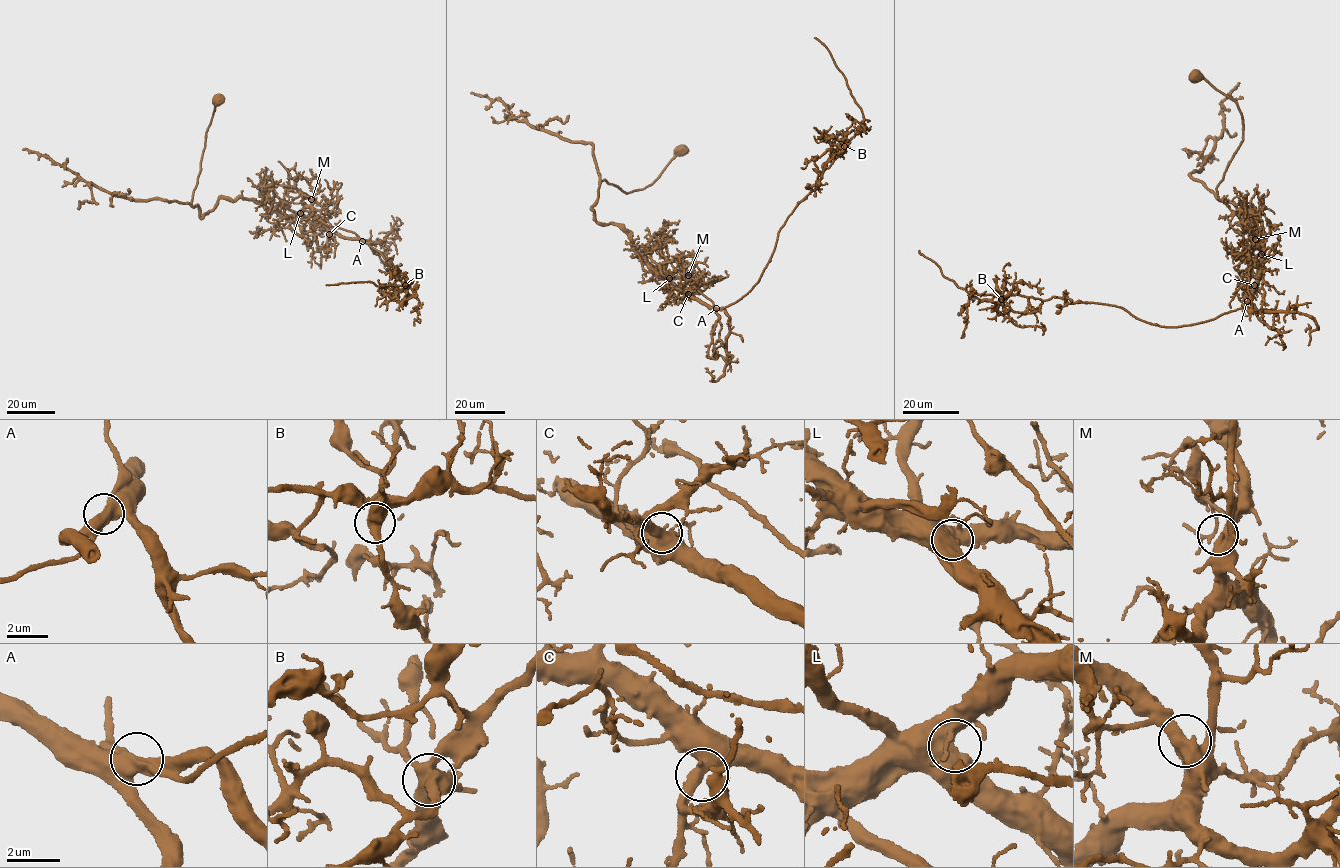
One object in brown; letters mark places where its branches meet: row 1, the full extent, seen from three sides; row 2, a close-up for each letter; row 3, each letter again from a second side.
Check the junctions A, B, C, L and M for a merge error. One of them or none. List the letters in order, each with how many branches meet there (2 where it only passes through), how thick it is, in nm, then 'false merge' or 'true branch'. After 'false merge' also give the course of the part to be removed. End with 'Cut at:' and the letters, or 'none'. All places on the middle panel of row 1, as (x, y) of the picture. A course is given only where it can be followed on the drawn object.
A: 2 | 550 nm | false merge | (716, 308), (721, 310), (751, 289), (787, 218), (863, 121), (844, 76), (814, 37)
B: 2 | 550 nm | true branch
C: 2 | 500 nm | true branch
L: 2 | 600 nm | true branch
M: 2 | 550 nm | true branch
Cut at: A

